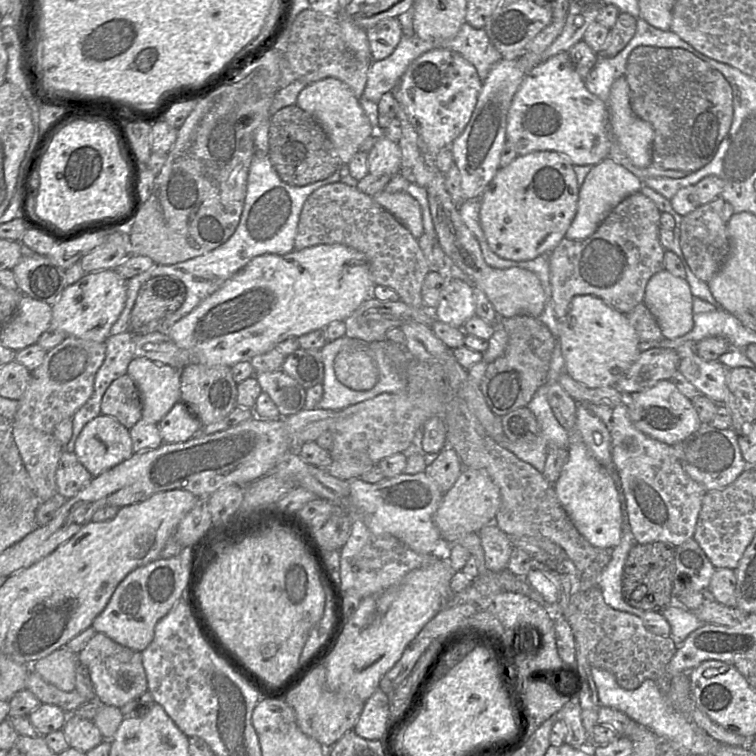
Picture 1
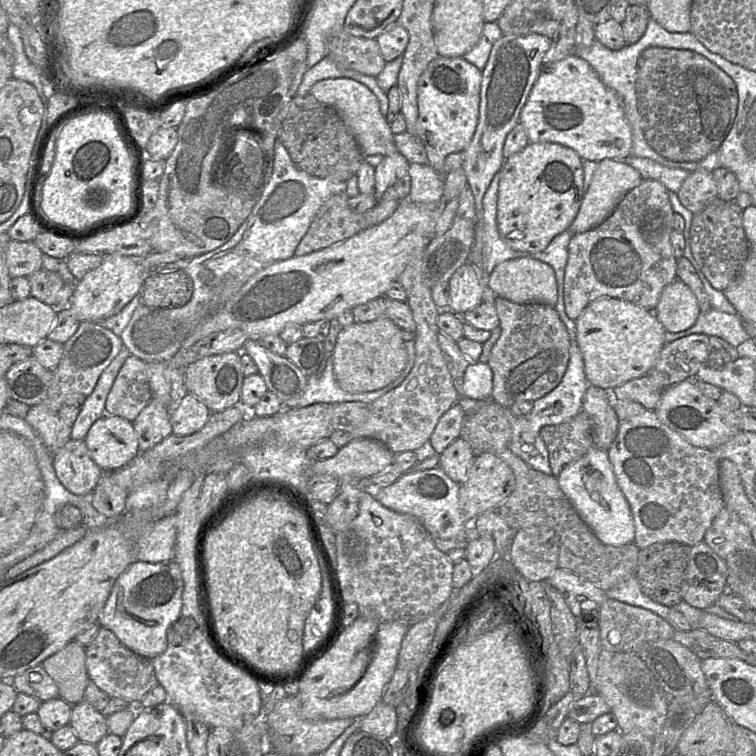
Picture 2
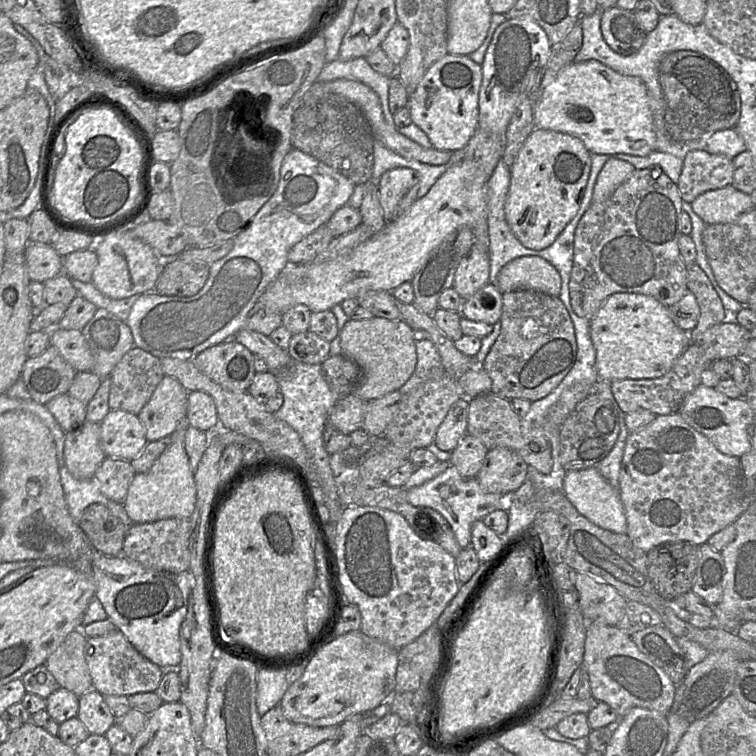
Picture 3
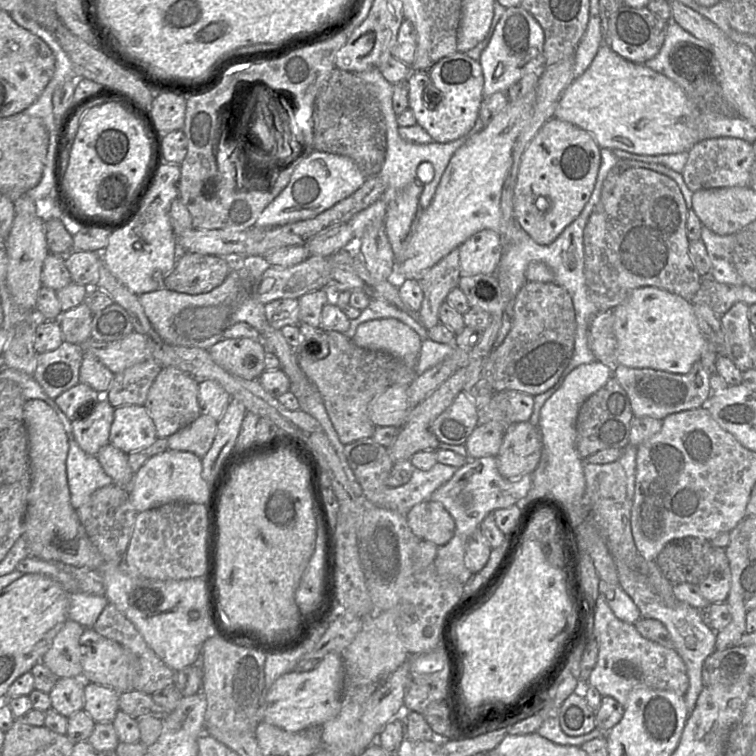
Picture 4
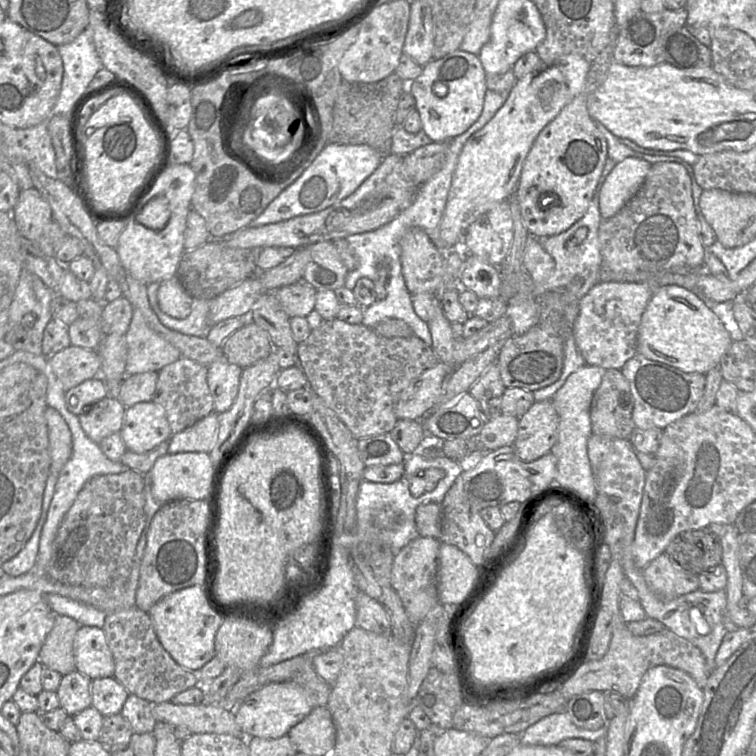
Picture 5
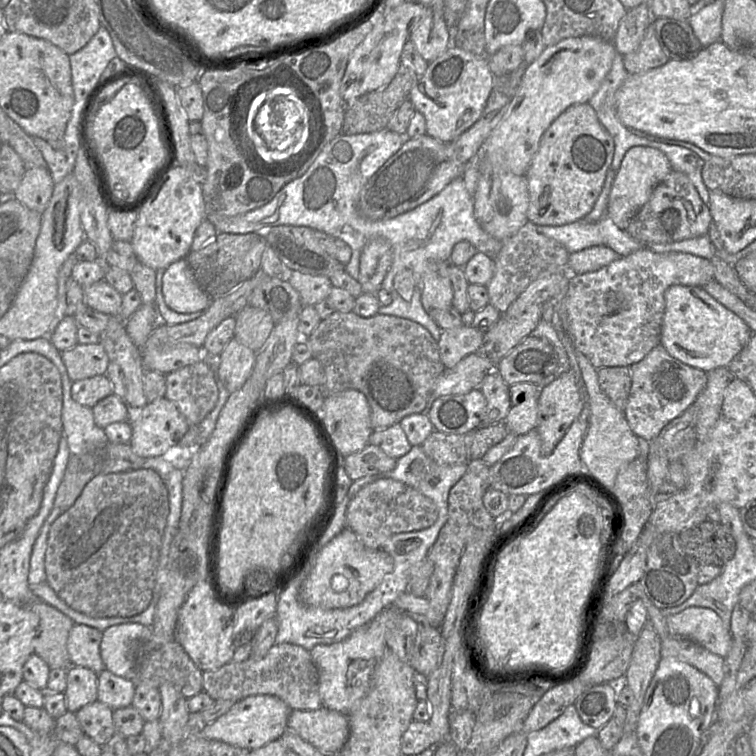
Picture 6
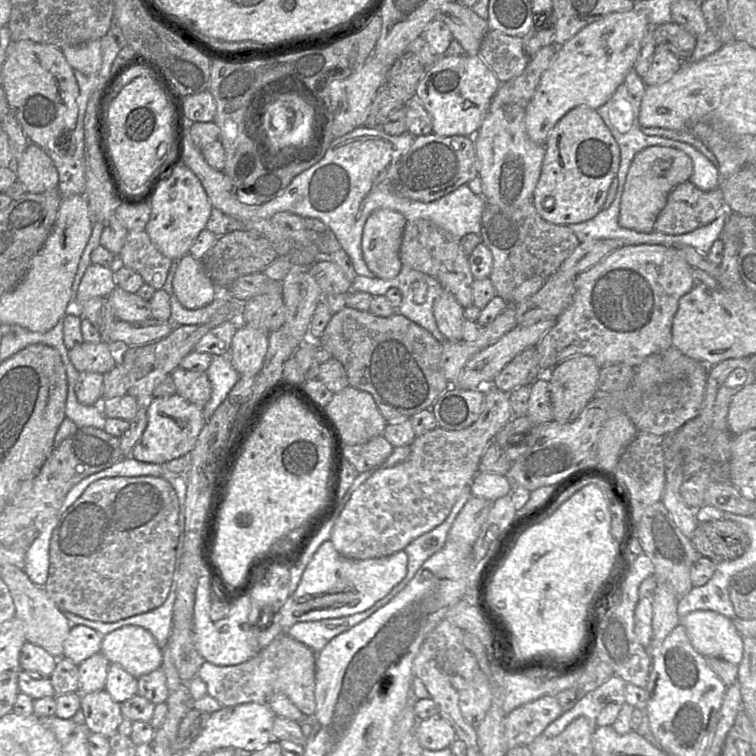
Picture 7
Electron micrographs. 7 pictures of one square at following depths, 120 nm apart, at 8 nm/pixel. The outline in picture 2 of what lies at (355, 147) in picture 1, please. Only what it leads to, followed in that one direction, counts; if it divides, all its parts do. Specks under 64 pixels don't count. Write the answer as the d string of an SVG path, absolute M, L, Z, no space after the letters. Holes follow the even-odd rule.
M327 78L316 82L310 94L319 102L333 107L356 139L364 157L390 156L399 153L394 142L390 123L380 111L379 101L365 85L350 78Z

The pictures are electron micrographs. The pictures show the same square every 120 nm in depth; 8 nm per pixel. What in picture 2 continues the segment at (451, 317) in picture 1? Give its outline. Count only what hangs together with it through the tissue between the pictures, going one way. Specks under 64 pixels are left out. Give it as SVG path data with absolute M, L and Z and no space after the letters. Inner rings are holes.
M467 262L461 265L448 281L448 310L461 316L482 302L482 286L475 267Z

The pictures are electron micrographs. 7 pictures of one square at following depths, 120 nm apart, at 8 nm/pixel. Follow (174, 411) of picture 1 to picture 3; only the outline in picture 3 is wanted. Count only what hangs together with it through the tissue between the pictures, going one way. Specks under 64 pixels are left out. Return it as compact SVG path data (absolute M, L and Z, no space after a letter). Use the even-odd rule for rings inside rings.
M204 391L189 392L186 419L189 426L199 430L206 432L216 430L219 422L213 398Z

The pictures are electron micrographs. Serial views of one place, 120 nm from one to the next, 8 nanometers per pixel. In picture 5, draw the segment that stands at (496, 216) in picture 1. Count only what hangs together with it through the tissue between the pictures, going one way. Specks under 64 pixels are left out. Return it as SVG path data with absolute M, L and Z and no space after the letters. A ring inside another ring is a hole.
M580 94L540 131L524 160L515 199L527 231L537 238L553 236L566 231L582 218L593 197L607 158L607 141L588 113L586 96Z

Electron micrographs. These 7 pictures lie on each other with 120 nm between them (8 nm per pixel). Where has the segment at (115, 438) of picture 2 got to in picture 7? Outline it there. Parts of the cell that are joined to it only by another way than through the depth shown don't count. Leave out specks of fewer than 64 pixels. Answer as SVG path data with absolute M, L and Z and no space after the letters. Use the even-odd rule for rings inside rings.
M182 396L151 398L147 408L147 425L134 446L131 456L142 462L163 465L193 450L197 438L206 424L203 408L188 402Z

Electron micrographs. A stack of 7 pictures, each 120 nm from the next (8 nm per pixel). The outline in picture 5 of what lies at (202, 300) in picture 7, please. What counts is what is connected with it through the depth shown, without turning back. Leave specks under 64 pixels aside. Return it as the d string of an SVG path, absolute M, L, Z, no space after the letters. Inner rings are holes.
M175 275L160 282L158 302L163 312L172 317L183 319L191 313L193 297L185 291Z

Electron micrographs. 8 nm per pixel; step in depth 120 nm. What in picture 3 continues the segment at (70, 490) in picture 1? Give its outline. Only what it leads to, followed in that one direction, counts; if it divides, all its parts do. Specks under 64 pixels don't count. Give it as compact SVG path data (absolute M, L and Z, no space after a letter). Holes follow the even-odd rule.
M86 421L74 431L66 433L64 461L68 471L79 480L94 477L106 458L100 442L100 423Z

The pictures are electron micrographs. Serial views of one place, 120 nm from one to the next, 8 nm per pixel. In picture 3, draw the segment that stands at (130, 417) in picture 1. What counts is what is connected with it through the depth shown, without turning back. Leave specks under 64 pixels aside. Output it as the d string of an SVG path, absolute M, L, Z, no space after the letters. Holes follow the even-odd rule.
M134 346L110 374L110 410L123 410L138 415L163 377L160 359Z

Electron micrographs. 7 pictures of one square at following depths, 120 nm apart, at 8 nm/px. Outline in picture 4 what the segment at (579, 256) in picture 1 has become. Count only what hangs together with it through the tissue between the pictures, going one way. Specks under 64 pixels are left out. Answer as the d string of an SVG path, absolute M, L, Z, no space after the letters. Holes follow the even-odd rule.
M632 167L627 170L618 170L611 175L610 172L603 183L600 198L594 209L592 210L585 228L583 230L583 247L584 247L584 277L587 287L588 297L595 305L598 312L614 309L618 304L623 302L629 294L637 288L652 286L666 290L676 294L687 301L691 301L692 297L700 288L701 276L689 255L689 239L686 234L687 206L679 186L670 177L658 173L649 168Z

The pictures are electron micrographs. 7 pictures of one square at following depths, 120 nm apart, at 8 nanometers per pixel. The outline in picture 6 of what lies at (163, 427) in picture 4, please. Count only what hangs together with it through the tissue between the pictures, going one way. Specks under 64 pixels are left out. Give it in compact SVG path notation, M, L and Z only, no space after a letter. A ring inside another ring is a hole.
M206 359L165 374L165 379L165 398L177 406L191 426L203 421L218 401L216 375Z

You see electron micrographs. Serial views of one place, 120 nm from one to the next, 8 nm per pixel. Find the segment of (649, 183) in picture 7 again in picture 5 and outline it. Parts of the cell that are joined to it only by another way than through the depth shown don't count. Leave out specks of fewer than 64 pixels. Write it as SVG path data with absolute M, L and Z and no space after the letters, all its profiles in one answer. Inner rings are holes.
M627 157L607 175L599 196L602 219L614 216L642 186L651 164L639 157Z

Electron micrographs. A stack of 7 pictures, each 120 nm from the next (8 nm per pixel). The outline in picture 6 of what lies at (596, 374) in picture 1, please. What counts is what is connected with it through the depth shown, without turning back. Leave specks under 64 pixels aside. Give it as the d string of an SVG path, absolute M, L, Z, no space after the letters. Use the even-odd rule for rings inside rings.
M672 285L665 291L664 299L660 345L675 359L706 373L727 367L753 334L740 317L701 287Z

